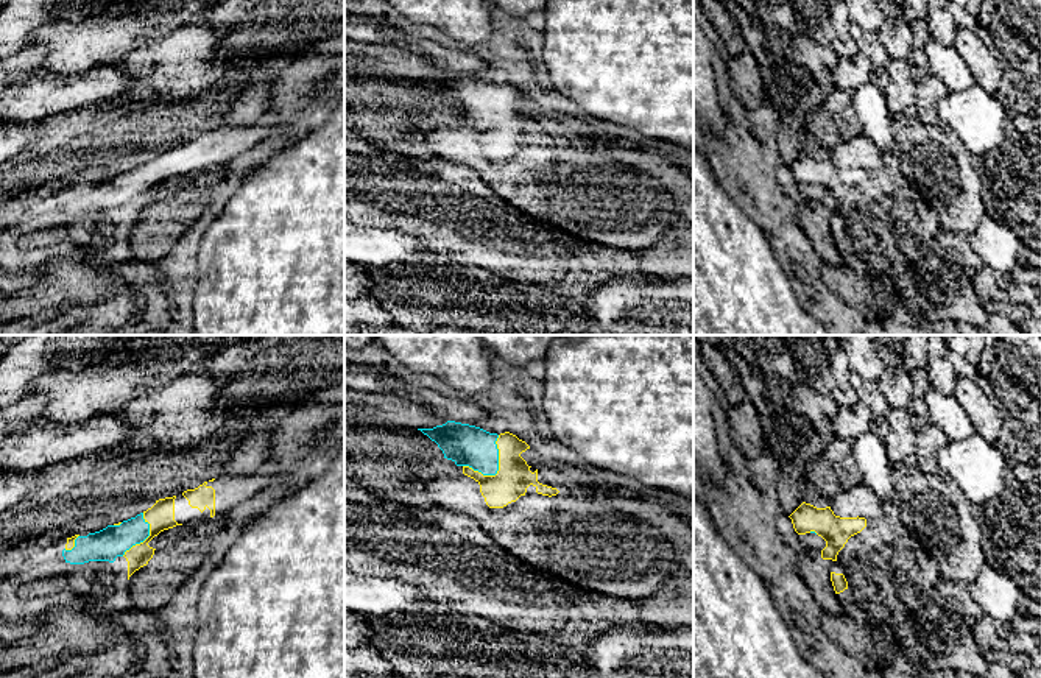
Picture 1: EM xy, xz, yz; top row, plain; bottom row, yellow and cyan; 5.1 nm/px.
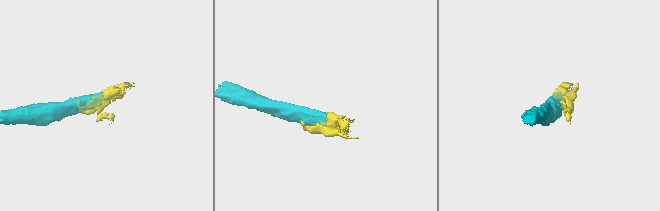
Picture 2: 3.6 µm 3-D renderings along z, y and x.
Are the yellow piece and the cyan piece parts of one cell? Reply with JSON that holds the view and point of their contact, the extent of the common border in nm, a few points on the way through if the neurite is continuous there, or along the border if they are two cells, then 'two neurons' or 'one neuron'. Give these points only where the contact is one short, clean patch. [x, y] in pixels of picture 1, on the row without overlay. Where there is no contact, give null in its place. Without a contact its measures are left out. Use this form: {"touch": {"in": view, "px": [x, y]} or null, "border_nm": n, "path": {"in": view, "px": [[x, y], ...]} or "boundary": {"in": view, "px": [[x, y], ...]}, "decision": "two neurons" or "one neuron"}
{"touch": {"in": "xz", "px": [497, 122]}, "border_nm": 260, "decision": "one neuron"}

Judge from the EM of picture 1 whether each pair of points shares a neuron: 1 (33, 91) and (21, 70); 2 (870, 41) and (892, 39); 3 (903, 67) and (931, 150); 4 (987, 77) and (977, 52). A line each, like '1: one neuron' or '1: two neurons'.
1: two neurons
2: two neurons
3: two neurons
4: one neuron

